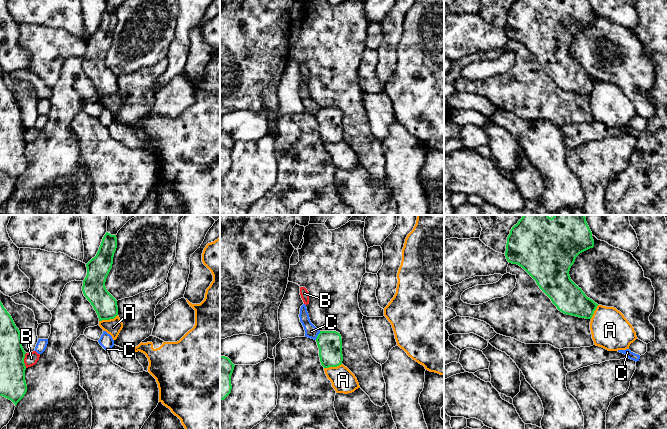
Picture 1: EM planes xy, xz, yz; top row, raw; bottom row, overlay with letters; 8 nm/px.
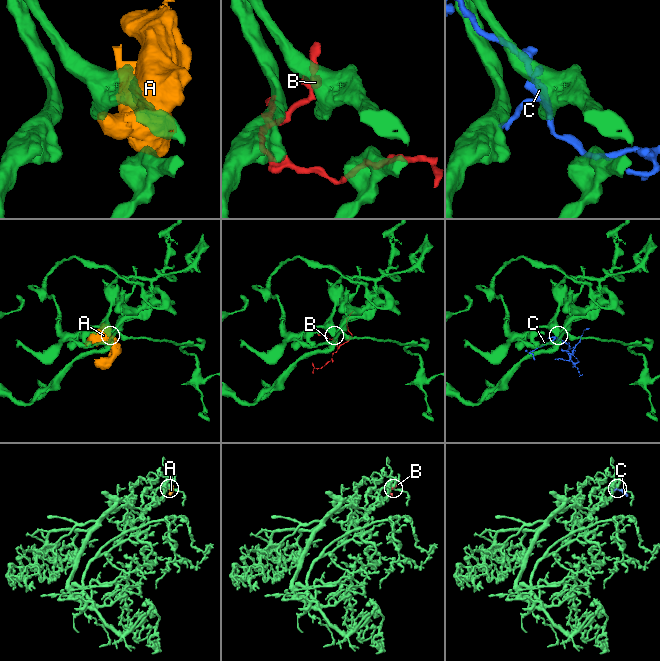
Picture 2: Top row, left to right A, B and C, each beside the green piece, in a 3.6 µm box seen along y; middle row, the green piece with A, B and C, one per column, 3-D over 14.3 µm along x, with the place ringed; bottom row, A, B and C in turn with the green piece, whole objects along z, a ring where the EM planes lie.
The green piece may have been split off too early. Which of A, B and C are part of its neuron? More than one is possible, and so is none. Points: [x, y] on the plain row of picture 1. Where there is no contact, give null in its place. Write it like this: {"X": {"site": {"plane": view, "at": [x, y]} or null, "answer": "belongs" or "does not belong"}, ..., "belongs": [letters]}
{"A": {"site": {"plane": "xy", "at": [108, 95]}, "answer": "does not belong"}, "B": {"site": {"plane": "xy", "at": [23, 136]}, "answer": "does not belong"}, "C": {"site": {"plane": "xz", "at": [318, 111]}, "answer": "does not belong"}, "belongs": []}

